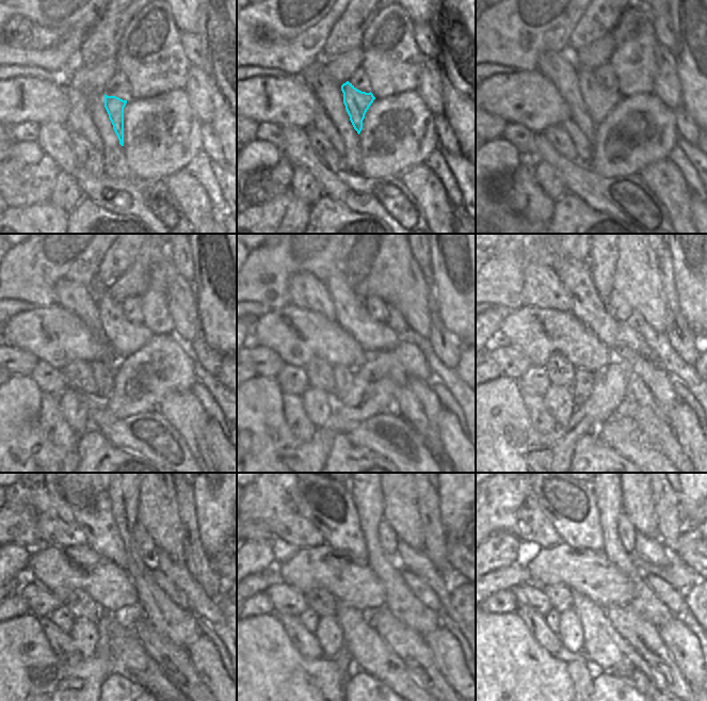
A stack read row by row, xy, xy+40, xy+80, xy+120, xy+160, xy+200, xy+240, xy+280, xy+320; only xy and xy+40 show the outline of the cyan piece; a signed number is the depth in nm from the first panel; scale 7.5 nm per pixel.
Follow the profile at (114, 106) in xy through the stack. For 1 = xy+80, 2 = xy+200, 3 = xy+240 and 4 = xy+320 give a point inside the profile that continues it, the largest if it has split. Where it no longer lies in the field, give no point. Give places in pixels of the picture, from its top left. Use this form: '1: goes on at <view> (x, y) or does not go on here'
1: goes on at xy+80 (599, 100)
2: goes on at xy+200 (575, 275)
3: goes on at xy+240 (92, 511)
4: goes on at xy+320 (569, 505)

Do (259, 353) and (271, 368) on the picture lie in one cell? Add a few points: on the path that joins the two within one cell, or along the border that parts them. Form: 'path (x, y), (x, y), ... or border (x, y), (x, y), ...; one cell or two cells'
path (261, 356), (269, 365); one cell

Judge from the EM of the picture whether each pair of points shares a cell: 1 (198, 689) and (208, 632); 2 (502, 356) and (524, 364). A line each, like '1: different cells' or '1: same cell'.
1: different cells
2: same cell

